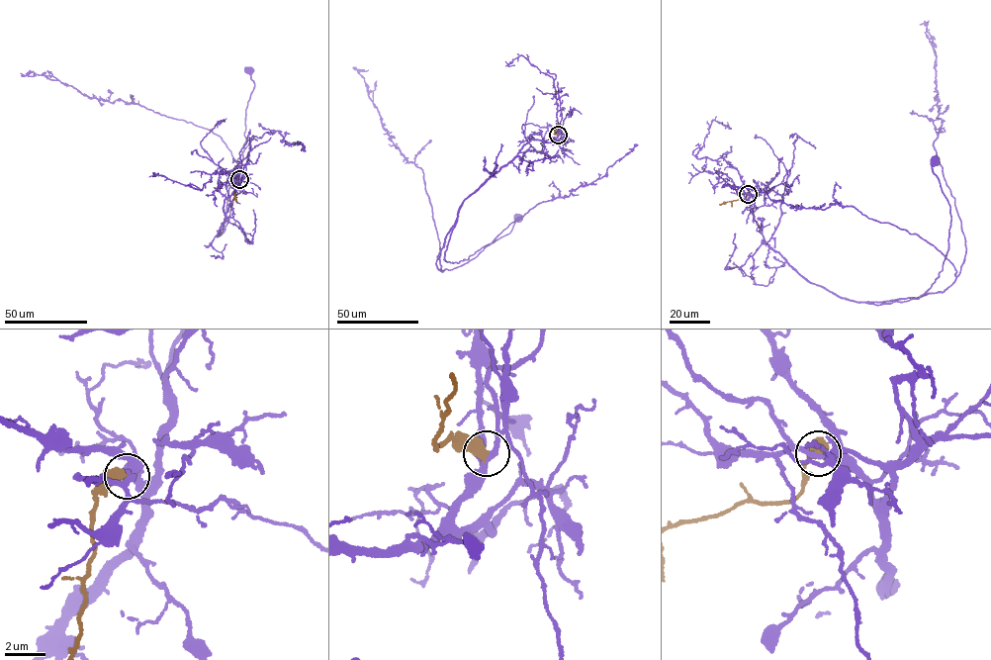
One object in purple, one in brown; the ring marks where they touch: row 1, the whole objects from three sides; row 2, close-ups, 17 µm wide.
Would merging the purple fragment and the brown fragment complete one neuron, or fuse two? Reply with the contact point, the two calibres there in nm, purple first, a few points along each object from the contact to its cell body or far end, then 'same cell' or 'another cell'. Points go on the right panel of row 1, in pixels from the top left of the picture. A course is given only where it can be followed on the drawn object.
(748, 194) | 200/600 nm | purple via (748, 194), (765, 242), (806, 279), (855, 302), (908, 301), (931, 287), (948, 249), (949, 205), (935, 159) | brown via (748, 194), (744, 198), (719, 204) | another cell

